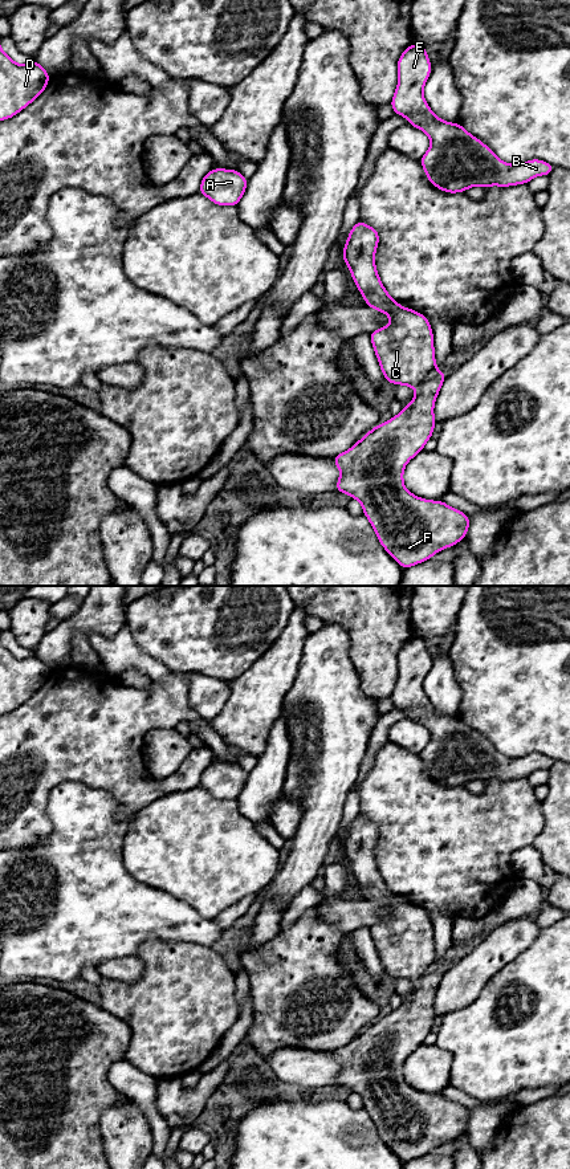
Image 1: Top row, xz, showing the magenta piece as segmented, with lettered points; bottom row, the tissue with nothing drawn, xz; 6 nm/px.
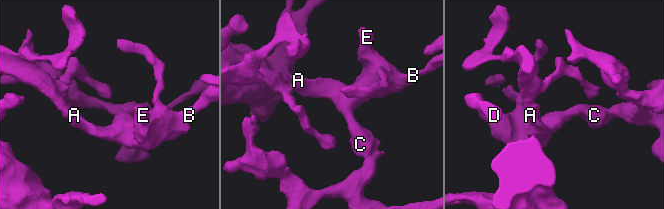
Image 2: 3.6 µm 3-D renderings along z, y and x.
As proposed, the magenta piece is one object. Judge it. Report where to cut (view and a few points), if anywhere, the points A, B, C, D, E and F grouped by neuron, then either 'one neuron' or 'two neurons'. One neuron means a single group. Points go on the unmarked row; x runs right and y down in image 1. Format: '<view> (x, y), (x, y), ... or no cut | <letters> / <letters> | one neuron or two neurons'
no cut | A B C D E F | one neuron

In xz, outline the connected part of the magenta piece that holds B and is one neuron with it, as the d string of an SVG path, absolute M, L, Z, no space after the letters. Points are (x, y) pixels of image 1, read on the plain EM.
M412 638L406 641L398 653L396 663L399 675L390 698L395 708L407 710L407 717L420 722L429 730L429 744L419 753L419 757L423 759L428 775L436 782L448 787L464 786L475 779L486 782L496 778L505 782L529 777L540 769L549 770L554 765L553 758L541 753L530 753L521 758L505 757L460 717L449 717L437 712L423 691L423 681L431 668L432 659L422 638Z

